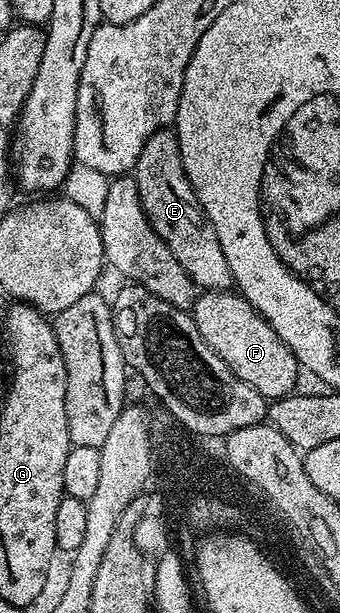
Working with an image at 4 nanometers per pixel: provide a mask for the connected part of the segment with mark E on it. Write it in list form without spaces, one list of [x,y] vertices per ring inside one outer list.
[[[172,127],[161,128],[143,146],[137,164],[131,173],[139,186],[139,202],[159,238],[175,254],[179,266],[193,279],[201,290],[229,290],[234,287],[231,266],[227,266],[227,254],[219,246],[219,238],[201,209],[199,198],[191,186],[181,161],[181,151],[176,131]]]

